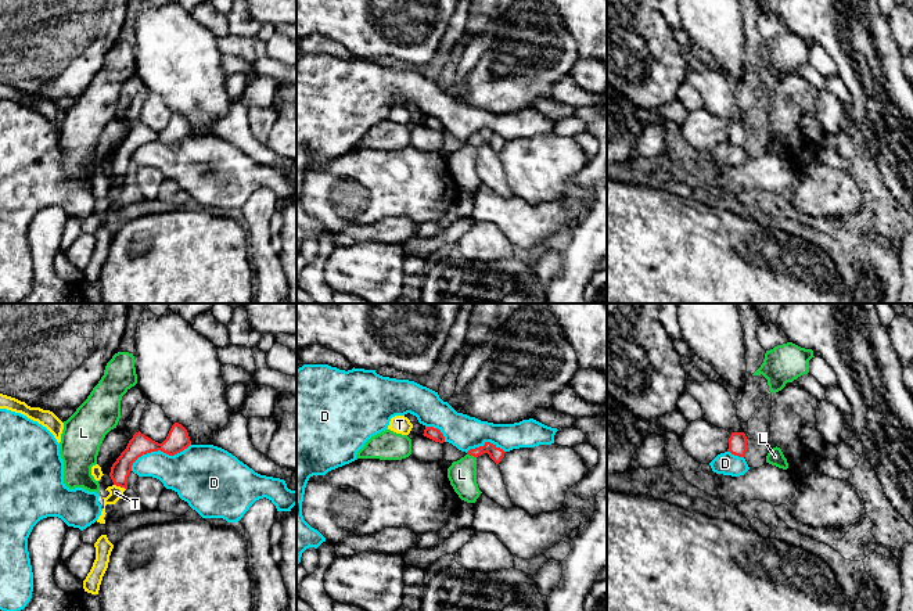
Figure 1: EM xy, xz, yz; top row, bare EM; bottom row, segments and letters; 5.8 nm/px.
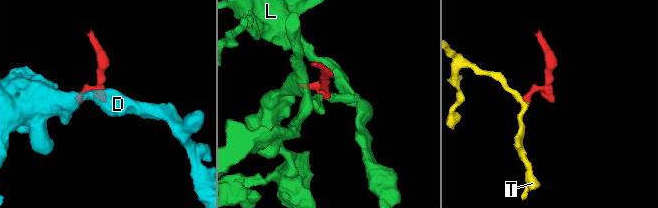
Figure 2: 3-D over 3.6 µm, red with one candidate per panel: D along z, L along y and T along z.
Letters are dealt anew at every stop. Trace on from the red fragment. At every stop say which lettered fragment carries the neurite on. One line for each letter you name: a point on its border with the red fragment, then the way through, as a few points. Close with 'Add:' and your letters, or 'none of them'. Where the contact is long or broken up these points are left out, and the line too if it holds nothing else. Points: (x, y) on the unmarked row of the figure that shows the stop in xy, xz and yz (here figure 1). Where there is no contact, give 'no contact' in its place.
Add: none of them

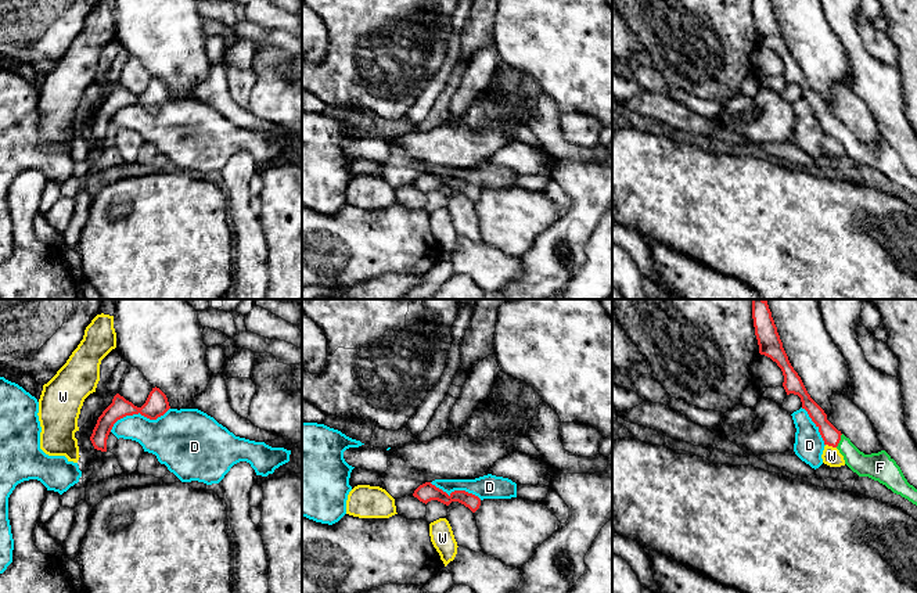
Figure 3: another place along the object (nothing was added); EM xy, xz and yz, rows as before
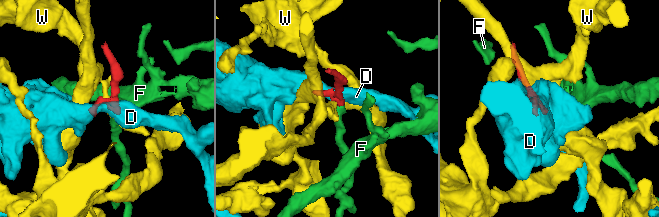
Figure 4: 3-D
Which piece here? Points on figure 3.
F: yz (840, 129) | across yz (831, 126), (840, 129), (863, 154), (873, 155)
Add: F

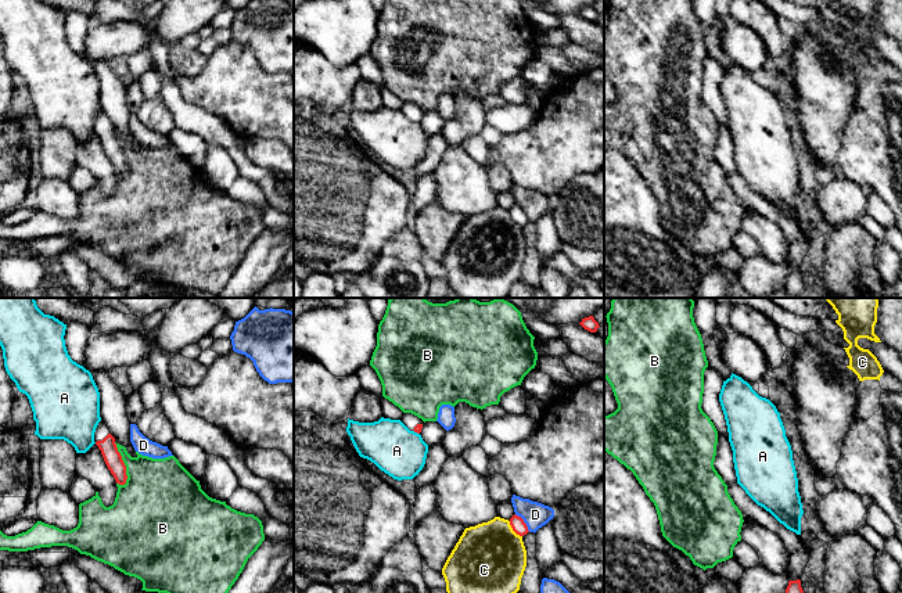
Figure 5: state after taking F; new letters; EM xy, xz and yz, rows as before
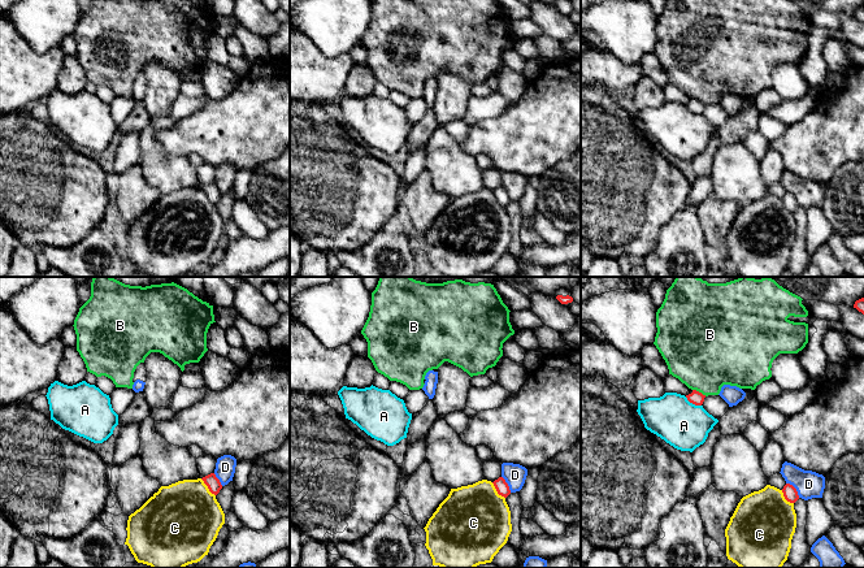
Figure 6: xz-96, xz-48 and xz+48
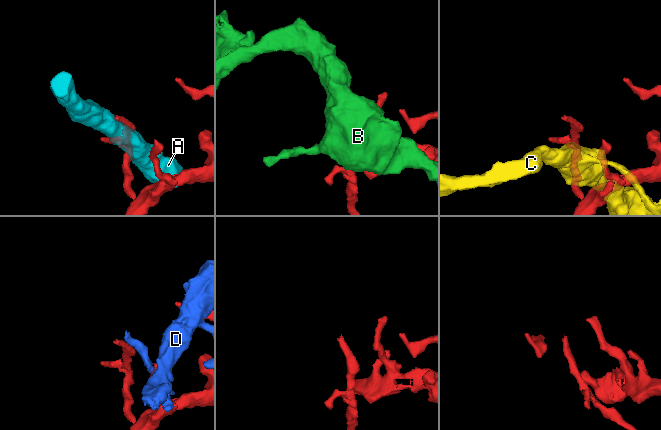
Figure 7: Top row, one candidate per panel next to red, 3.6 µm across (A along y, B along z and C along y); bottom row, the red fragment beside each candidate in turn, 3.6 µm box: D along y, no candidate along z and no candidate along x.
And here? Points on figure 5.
Add: none of them

